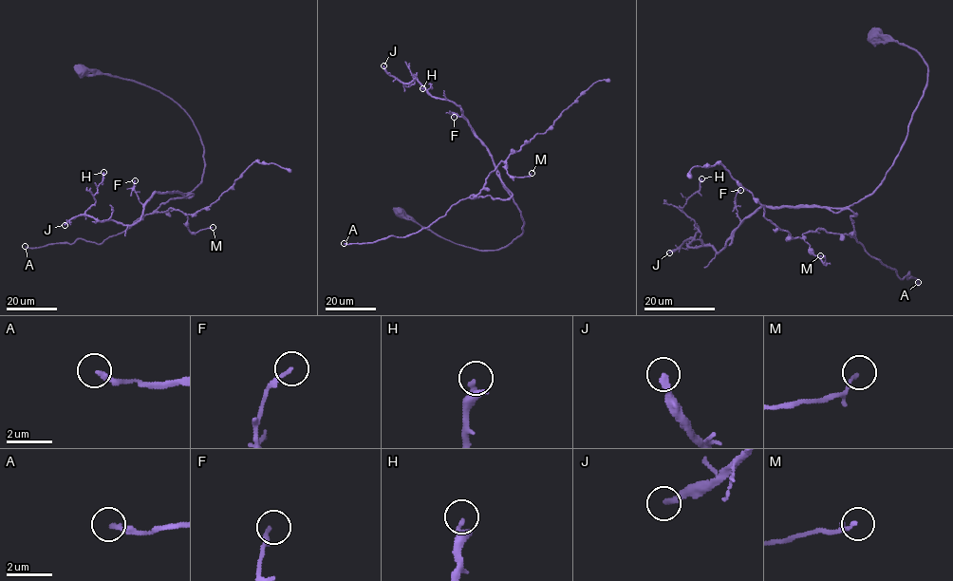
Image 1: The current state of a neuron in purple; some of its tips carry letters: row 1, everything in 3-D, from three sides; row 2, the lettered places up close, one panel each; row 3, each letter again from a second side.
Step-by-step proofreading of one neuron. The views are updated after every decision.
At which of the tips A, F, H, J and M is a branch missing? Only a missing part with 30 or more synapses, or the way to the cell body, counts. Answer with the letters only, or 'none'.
A, J

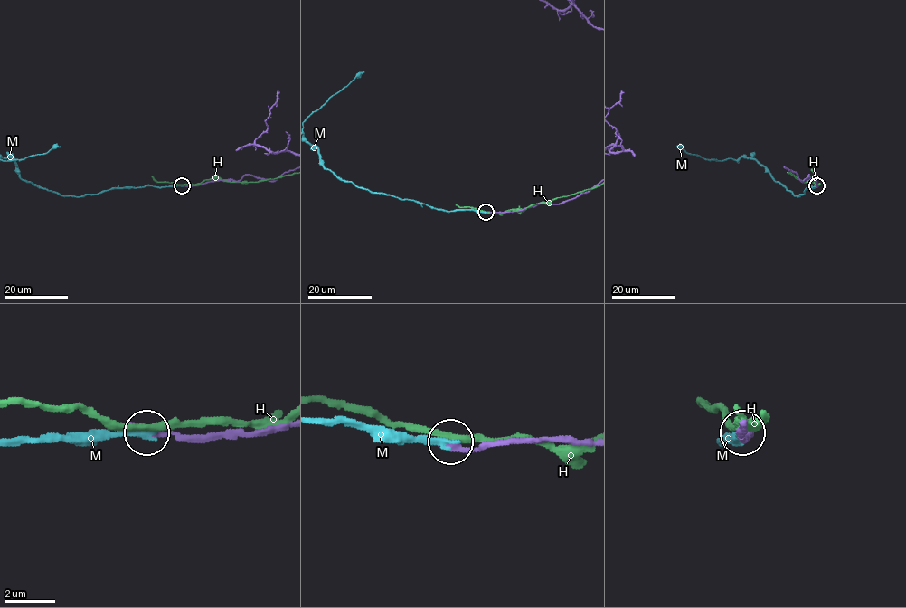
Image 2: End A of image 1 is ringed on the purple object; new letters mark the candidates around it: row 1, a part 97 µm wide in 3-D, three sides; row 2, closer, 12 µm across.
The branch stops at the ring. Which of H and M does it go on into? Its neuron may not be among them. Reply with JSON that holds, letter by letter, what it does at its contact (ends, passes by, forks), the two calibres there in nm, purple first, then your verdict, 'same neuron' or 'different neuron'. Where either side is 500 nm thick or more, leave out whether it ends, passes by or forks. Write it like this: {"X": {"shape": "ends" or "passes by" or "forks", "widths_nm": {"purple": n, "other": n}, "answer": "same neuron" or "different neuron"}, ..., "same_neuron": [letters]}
{"H": {"shape": "passes by", "widths_nm": {"purple": 280, "other": 280}, "answer": "different neuron"}, "M": {"shape": "ends", "widths_nm": {"purple": 280, "other": 260}, "answer": "same neuron"}, "same_neuron": ["M"]}

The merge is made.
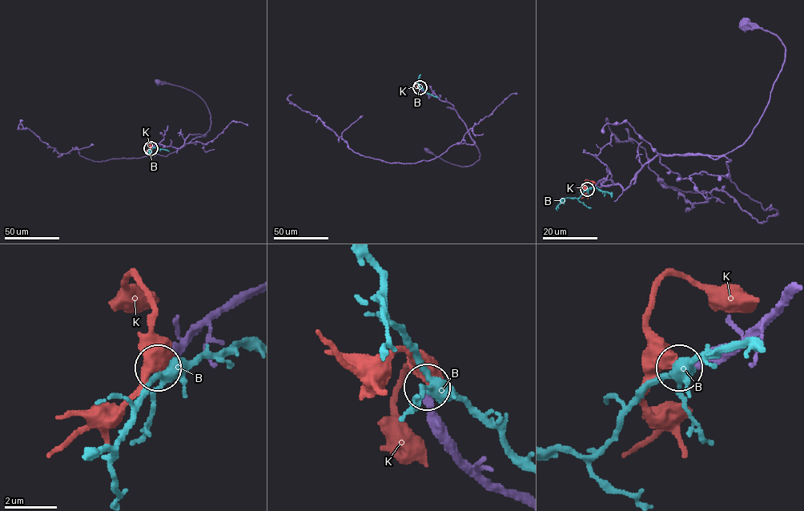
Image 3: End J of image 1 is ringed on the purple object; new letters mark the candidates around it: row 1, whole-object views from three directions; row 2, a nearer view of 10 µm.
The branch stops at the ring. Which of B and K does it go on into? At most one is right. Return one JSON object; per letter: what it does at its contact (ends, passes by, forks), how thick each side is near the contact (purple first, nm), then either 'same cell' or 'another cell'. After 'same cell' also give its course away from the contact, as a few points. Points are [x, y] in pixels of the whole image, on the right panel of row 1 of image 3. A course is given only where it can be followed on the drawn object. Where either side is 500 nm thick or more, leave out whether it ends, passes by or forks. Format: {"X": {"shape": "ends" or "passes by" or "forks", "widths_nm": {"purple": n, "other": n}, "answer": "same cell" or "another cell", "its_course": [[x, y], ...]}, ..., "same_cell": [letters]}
{"B": {"shape": "forks", "widths_nm": {"purple": 320, "other": 320}, "answer": "another cell"}, "K": {"widths_nm": {"purple": 280, "other": 550}, "answer": "another cell"}, "same_cell": []}

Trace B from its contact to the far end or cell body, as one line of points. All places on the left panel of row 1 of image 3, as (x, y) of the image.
B: (150, 148), (169, 151)

